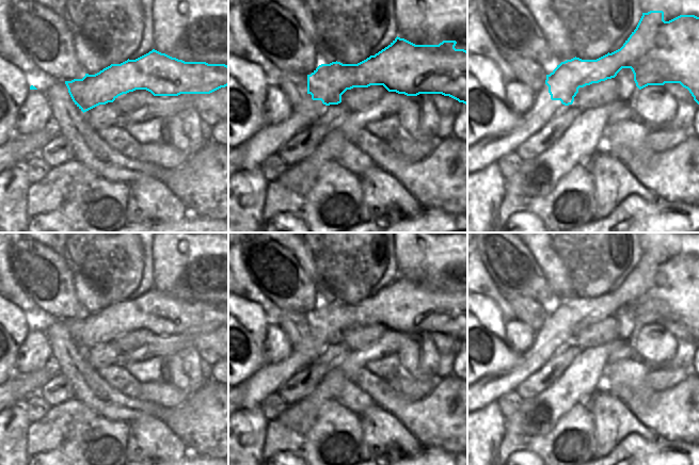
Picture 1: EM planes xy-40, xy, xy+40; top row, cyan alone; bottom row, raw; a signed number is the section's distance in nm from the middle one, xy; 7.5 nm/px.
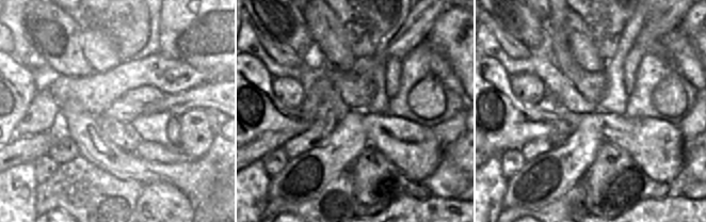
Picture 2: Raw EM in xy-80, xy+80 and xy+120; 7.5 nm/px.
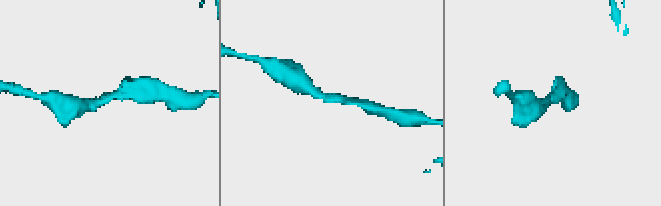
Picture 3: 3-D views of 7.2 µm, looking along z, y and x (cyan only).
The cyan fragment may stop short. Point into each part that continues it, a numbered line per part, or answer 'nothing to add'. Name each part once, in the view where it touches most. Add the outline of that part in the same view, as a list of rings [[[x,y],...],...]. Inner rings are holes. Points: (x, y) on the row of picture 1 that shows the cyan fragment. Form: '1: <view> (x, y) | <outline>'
nothing to add

